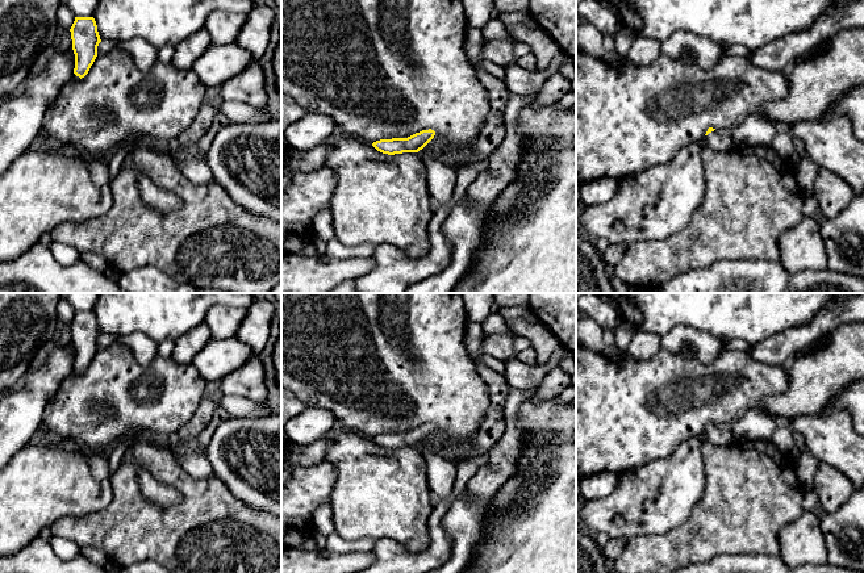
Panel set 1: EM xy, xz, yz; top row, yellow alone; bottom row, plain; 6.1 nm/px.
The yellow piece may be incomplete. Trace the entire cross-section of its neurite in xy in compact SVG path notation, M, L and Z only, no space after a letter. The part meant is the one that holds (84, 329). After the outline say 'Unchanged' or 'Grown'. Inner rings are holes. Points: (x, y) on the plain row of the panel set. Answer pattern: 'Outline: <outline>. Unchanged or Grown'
Outline: M75 311L70 326L75 348L74 368L82 373L93 359L101 334L93 311Z. Unchanged

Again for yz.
Outline: M709 422L705 430L705 440L710 442L711 444L726 446L735 440L729 426L719 426Z. Grown

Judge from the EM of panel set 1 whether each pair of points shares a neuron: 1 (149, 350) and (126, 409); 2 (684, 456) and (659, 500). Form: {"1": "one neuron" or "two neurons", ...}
{"1": "two neurons", "2": "one neuron"}

